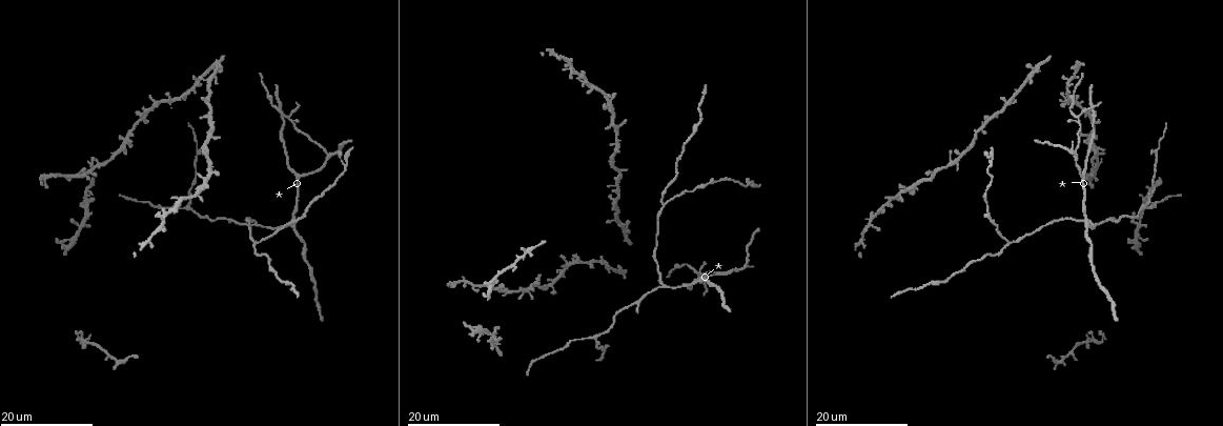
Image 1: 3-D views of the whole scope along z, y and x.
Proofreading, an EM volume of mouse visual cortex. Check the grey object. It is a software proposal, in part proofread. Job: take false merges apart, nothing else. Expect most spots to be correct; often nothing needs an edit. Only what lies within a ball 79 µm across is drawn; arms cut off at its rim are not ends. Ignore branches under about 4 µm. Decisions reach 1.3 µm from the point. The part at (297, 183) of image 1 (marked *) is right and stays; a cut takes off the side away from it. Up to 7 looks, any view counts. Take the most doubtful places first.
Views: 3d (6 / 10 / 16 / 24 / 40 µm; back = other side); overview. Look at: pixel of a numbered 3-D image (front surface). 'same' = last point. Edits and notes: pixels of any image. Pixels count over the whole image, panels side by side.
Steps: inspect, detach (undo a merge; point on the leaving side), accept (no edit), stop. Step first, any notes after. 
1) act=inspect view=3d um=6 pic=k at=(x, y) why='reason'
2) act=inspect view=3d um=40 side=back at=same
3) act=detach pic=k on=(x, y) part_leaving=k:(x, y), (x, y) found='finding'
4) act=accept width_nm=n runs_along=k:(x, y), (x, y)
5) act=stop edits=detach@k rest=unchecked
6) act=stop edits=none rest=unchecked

act=inspect view=3d um=16 pic=1 at=(256, 224) why='three arms meet'

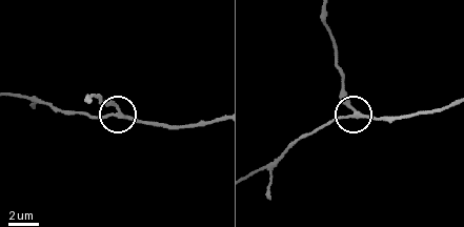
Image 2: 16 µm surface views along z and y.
act=inspect view=3d um=6 pic=2 at=(353, 109)

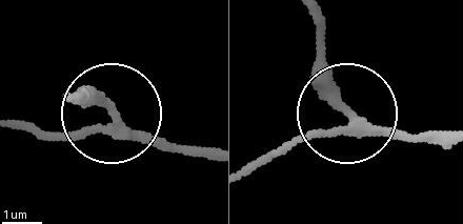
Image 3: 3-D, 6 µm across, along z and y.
act=accept arms=3 runs_along=3:(447, 136), (377, 136), (357, 125), (314, 15) found='one neuron here'

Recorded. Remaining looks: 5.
act=inspect view=3d um=24 pic=1 at=(1009, 243) why='arms part here'

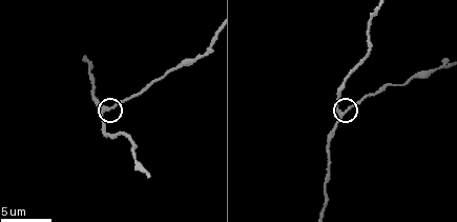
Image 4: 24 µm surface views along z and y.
act=inspect view=3d um=10 pic=4 at=(340, 114) why='closer look'

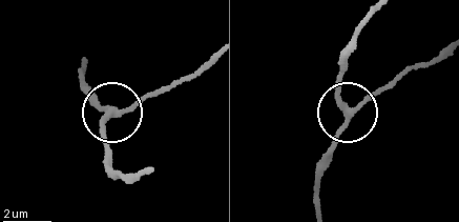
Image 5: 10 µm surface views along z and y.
act=accept width_nm=230 found='continuous, no second neuron'

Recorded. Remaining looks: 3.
act=inspect view=3d um=16 pic=1 at=(1080, 115) why='three arms meet'

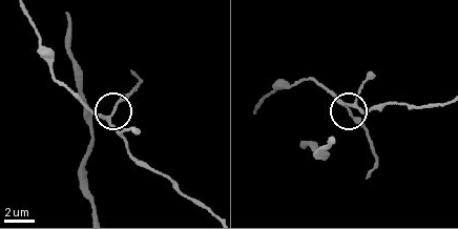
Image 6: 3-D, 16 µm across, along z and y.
act=inspect view=3d um=10 pic=6 at=(111, 116) why='closer look'

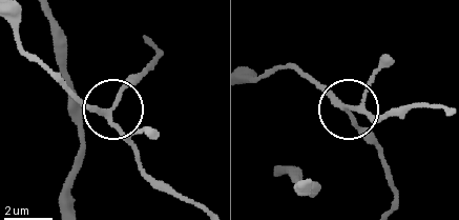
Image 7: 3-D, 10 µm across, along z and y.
act=accept arms=3 runs_along=7:(200, 210), (146, 167), (111, 119), (113, 101), (138, 73) found='one neuron here'

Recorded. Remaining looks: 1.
act=stop edits=none rest=unchecked

